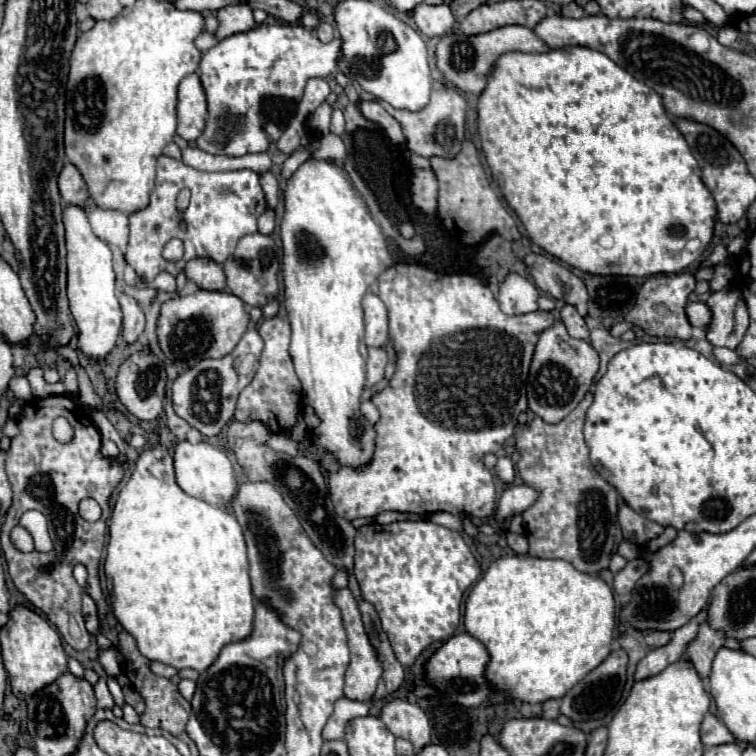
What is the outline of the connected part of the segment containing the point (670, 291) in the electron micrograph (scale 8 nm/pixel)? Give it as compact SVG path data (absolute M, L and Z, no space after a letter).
M676 273L676 275L646 279L638 291L636 305L626 313L624 321L644 329L644 333L652 337L678 337L684 341L690 339L692 325L686 317L686 301L688 301L688 295L694 291L694 285L696 285L696 279L692 273Z

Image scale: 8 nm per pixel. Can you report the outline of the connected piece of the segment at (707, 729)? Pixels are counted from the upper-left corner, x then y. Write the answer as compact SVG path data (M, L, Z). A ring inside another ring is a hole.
M708 713L702 721L702 743L704 745L722 745L722 743L734 743L736 737L730 733L730 729L720 721L718 715Z

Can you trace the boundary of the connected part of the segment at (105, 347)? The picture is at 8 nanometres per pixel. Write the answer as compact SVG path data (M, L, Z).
M70 205L64 209L64 227L66 227L66 261L68 261L68 301L70 313L78 329L78 349L94 363L106 359L116 347L116 339L122 331L122 309L114 293L114 269L110 247L100 241L88 223L86 211L82 207Z

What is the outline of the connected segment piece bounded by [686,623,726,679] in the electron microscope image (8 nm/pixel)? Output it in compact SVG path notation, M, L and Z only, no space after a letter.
M702 623L700 625L700 631L698 631L696 639L686 649L686 657L692 661L692 665L696 667L696 671L700 673L702 679L708 679L714 653L724 643L726 643L724 631L720 631L720 629L714 631L714 627L710 627L708 623Z

